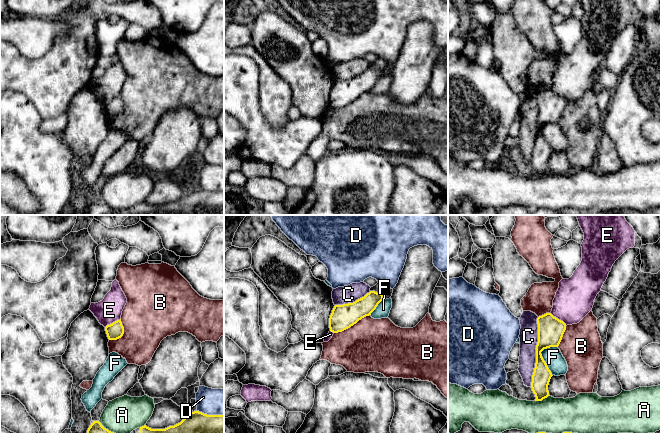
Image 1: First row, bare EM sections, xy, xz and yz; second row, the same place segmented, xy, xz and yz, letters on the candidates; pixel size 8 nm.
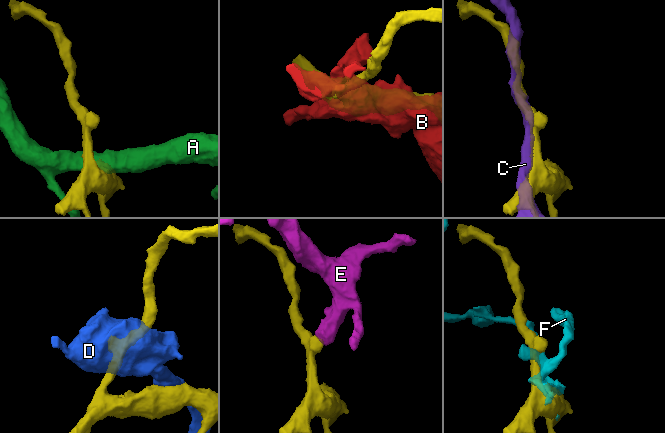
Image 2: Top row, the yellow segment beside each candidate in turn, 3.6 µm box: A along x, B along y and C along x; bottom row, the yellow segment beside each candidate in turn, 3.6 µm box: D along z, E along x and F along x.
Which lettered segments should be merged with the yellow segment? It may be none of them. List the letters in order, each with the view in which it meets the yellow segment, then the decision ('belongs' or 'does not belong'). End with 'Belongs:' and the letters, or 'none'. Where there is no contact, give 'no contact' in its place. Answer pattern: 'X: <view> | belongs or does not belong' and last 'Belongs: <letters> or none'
A: yz | does not belong
B: xz | does not belong
C: yz | does not belong
D: xy | does not belong
E: yz | does not belong
F: yz | does not belong
Belongs: none

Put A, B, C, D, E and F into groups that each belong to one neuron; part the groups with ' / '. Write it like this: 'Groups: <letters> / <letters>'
Groups: A / B / C / D / E / F

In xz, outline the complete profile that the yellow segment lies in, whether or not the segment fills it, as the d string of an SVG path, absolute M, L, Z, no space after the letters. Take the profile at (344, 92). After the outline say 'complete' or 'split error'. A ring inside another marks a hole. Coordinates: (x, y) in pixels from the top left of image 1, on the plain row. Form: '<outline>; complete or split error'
M370 67L353 79L335 81L329 94L329 104L333 109L342 108L362 94L371 91L383 76L383 70Z; complete

